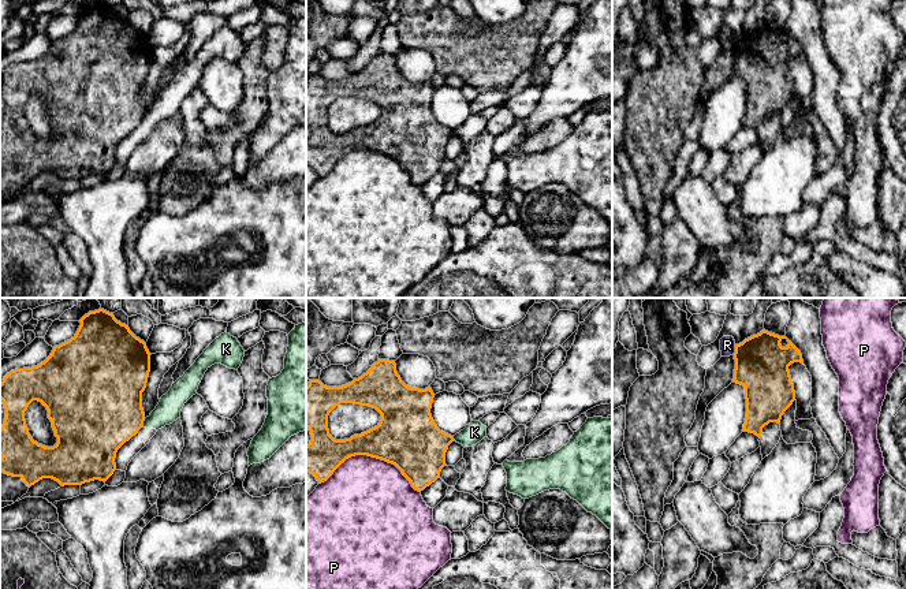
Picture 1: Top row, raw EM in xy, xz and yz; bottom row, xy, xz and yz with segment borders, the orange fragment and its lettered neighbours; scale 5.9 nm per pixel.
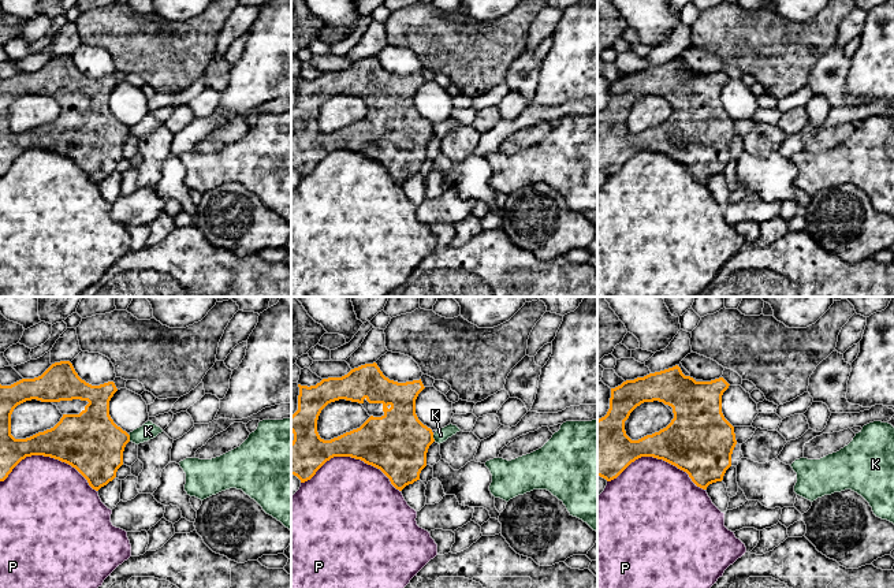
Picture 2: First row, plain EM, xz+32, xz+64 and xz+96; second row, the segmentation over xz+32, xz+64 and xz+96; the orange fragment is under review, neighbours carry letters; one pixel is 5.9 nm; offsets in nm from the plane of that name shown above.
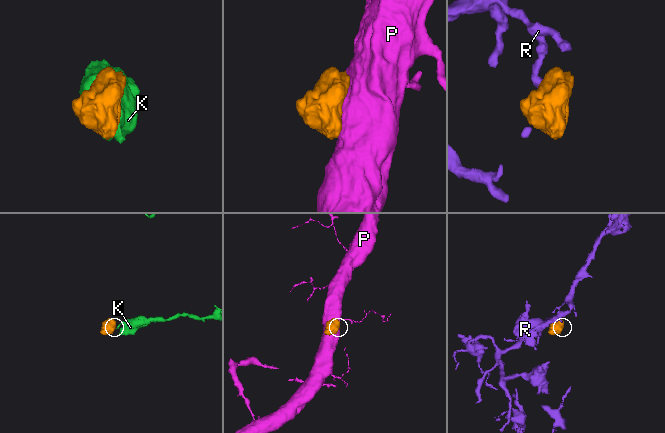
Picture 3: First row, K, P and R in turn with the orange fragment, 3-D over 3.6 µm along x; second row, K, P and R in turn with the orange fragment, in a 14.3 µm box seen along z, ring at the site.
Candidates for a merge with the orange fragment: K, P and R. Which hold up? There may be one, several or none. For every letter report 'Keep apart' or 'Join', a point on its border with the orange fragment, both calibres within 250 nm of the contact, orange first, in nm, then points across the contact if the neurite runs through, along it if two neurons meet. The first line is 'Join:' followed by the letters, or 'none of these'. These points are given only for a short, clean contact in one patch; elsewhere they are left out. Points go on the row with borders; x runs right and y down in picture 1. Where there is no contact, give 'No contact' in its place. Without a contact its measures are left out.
Join: none of these
K: Keep apart. Touches orange at xy (142, 422). Thickness 460 nm (orange) against 140 nm. Boundary: xy (145, 418), (141, 425)
P: Keep apart. Touches orange at xz (371, 455). Thickness 360 nm (orange) against 480 nm
R: Keep apart. Touches orange at yz (735, 350). Thickness 320 nm (orange) against 100 nm. Boundary: yz (735, 345), (733, 354)

